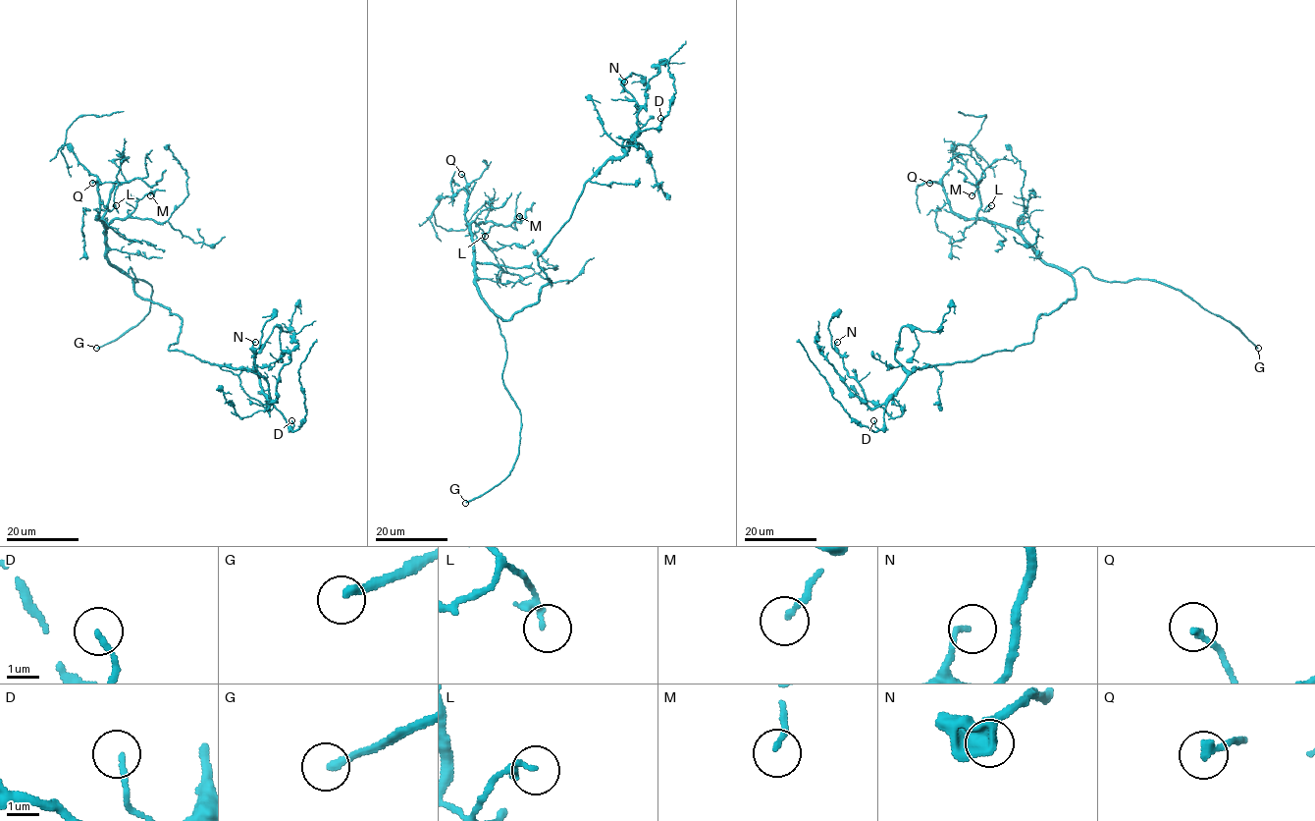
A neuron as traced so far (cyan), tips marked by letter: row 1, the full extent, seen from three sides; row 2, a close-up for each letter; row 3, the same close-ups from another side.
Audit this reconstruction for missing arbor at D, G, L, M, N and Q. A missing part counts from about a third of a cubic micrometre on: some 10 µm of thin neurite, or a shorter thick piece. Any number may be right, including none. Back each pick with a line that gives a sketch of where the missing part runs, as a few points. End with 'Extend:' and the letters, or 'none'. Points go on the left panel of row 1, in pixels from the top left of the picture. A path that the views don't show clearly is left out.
M: Course of what is missing: (150, 195), (152, 200), (141, 208), (125, 193)
Extend: G, M

